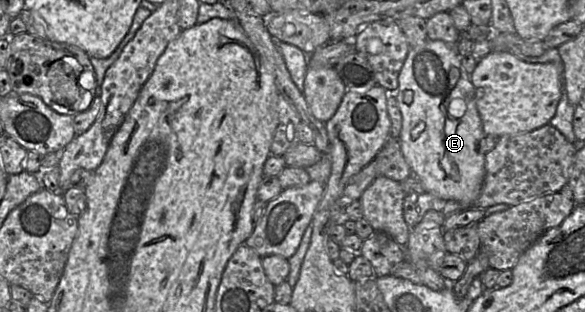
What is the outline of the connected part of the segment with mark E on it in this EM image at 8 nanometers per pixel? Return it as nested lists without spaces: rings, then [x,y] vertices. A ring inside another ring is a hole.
[[[427,39],[423,44],[410,48],[398,76],[398,88],[389,93],[395,94],[402,115],[399,136],[401,152],[425,192],[445,200],[473,204],[481,192],[485,177],[485,154],[480,147],[485,133],[476,106],[477,88],[461,65],[460,55],[454,46]]]

